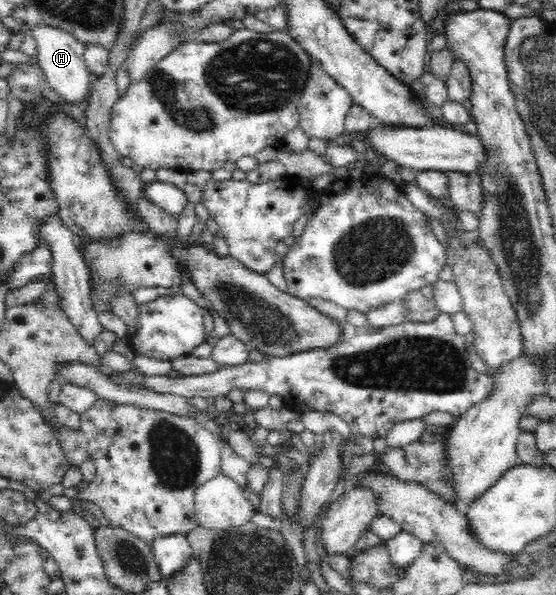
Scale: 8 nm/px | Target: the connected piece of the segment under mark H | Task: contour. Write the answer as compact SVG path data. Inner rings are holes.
M38 26L32 30L36 47L38 47L37 62L43 71L46 83L52 88L52 91L60 95L62 103L66 102L70 106L78 104L86 94L90 93L94 80L84 59L85 45L76 41L72 34L63 32L58 28Z

